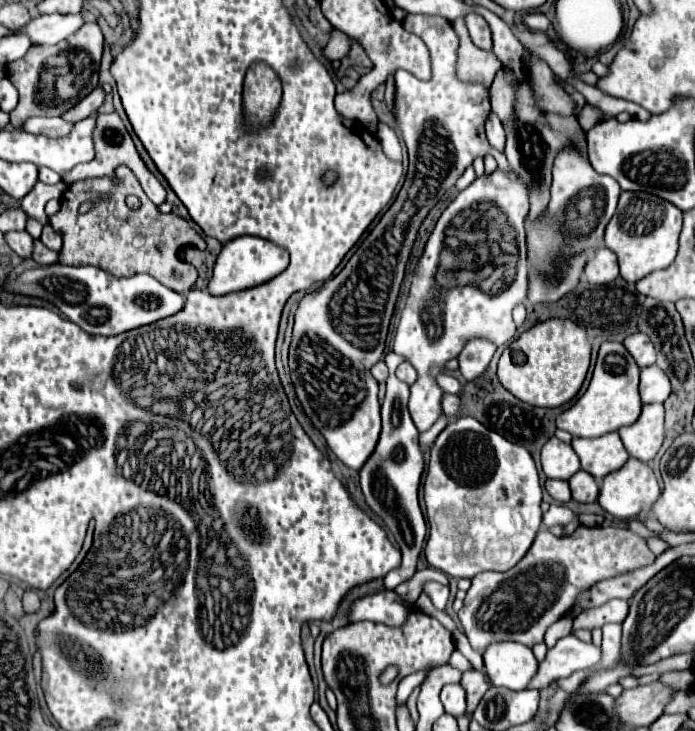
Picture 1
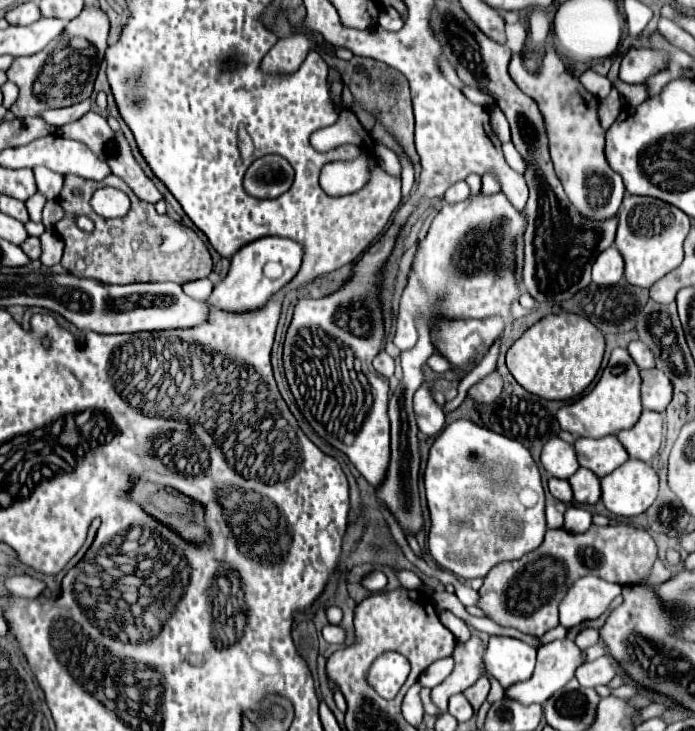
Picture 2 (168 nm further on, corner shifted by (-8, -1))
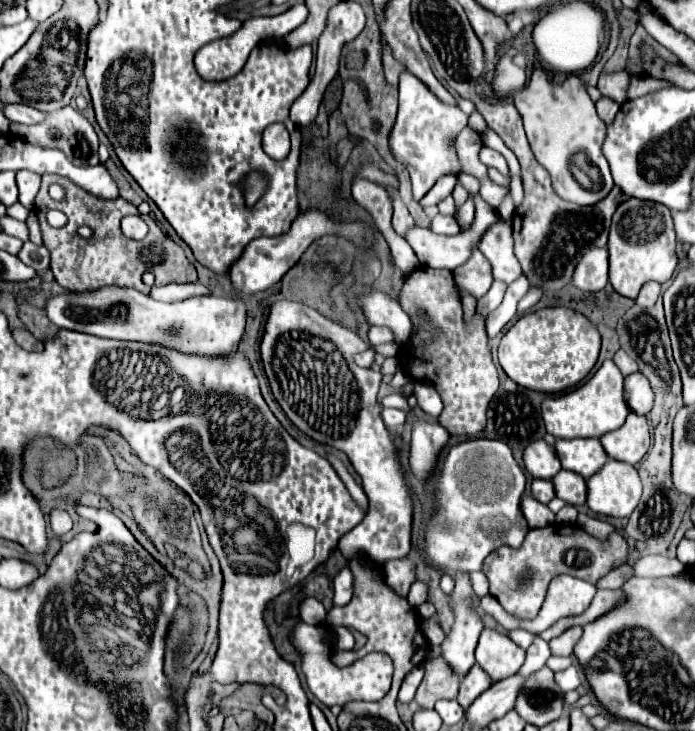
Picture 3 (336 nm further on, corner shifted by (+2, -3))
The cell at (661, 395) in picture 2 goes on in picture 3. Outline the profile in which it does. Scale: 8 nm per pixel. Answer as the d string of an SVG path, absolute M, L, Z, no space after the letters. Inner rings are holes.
M634 372L632 376L624 378L624 398L632 412L648 414L654 402L654 392L644 374Z

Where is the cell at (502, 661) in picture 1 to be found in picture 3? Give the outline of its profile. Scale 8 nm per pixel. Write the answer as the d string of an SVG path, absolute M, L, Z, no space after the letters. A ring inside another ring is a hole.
M484 628L476 646L476 662L496 682L520 670L524 664L524 650L508 634Z

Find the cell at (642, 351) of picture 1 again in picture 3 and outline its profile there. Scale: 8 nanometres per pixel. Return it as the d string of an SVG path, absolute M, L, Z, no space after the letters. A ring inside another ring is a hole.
M618 350L618 352L616 352L614 364L620 368L622 376L628 376L628 374L632 374L632 372L638 370L638 368L636 368L636 360L632 360L624 350Z

